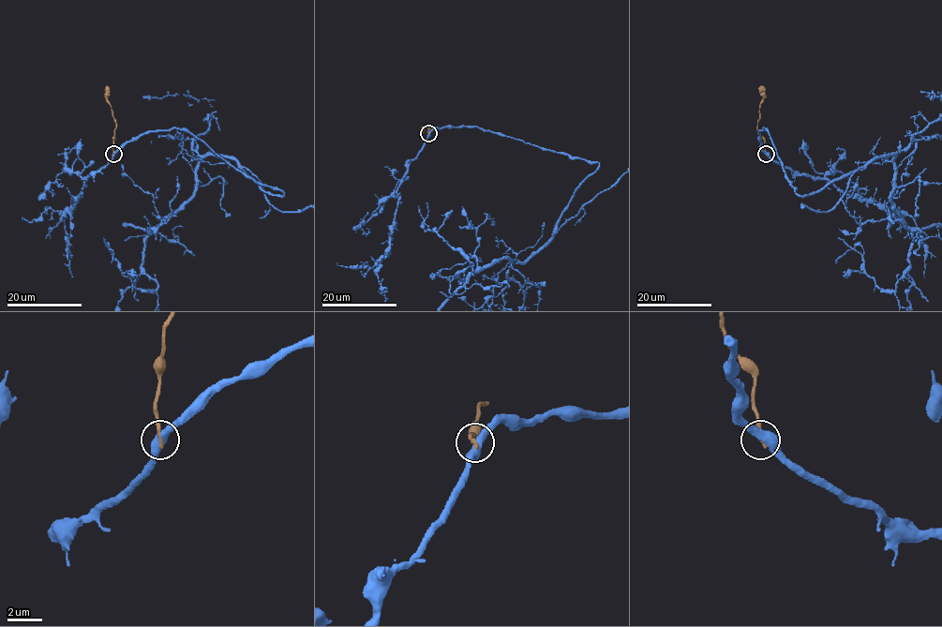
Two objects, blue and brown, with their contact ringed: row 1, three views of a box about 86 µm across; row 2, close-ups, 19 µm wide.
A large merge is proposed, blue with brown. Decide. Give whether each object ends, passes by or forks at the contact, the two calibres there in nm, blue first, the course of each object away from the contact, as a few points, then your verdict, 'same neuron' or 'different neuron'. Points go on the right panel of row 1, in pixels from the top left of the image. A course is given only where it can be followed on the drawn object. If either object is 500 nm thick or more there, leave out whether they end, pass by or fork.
calibres 500 and 240 nm; course brown (766, 154), (764, 138), (757, 126), (763, 97), (760, 85); different neuron

